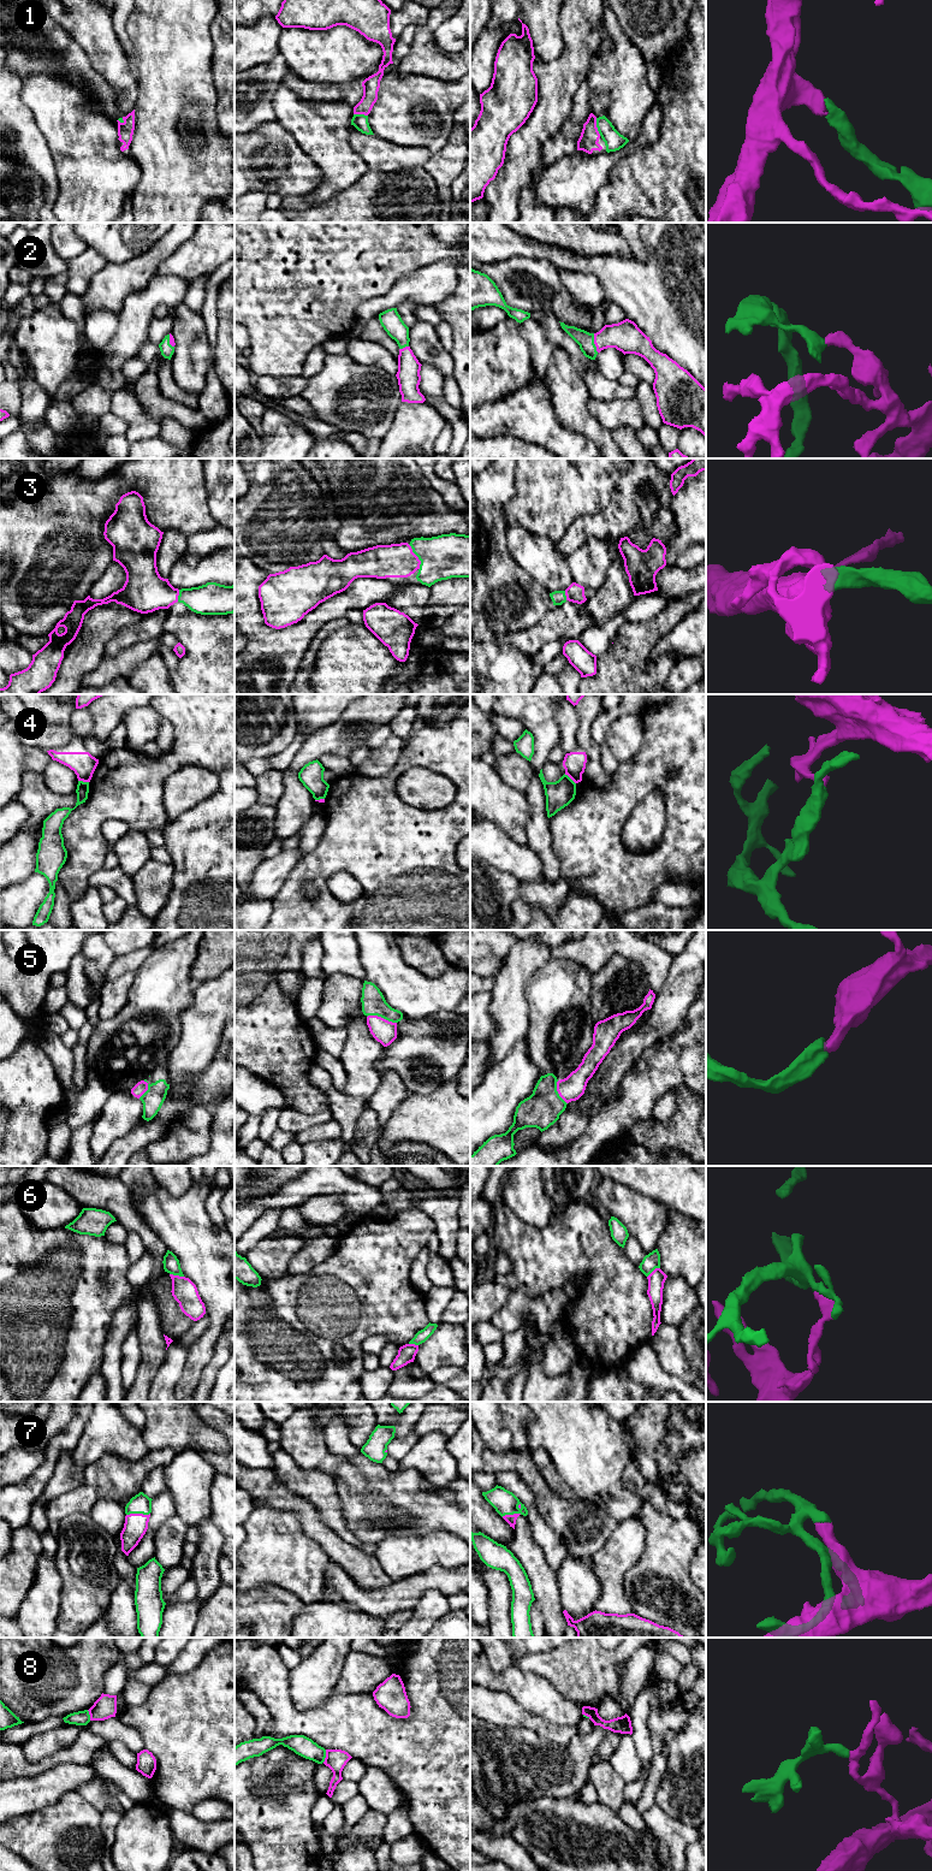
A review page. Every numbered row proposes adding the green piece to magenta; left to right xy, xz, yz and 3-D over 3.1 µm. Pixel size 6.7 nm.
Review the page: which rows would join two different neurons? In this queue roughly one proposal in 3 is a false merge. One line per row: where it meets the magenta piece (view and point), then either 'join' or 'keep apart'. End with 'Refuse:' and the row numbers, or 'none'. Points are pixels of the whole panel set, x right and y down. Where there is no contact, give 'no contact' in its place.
1: yz (595, 126) | join
2: yz (594, 343) | join
3: xz (417, 557) | join
4: yz (570, 777) | keep apart
5: xz (380, 1017) | join
6: xy (177, 1276) | keep apart
7: xy (137, 1514) | join
8: xz (326, 1756) | keep apart
Refuse: 4, 6, 8

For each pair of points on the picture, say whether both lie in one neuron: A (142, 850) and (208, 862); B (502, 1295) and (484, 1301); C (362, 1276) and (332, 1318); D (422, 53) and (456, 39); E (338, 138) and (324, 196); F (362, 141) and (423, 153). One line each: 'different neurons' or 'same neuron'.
A: different neurons
B: same neuron
C: same neuron
D: different neurons
E: same neuron
F: same neuron

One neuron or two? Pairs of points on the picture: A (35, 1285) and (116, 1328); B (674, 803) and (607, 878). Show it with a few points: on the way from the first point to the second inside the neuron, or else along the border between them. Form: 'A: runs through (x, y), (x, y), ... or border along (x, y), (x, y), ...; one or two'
A: border along (124, 1301), (114, 1314), (104, 1354); two
B: runs through (674, 828), (674, 840), (640, 874), (633, 877); one

